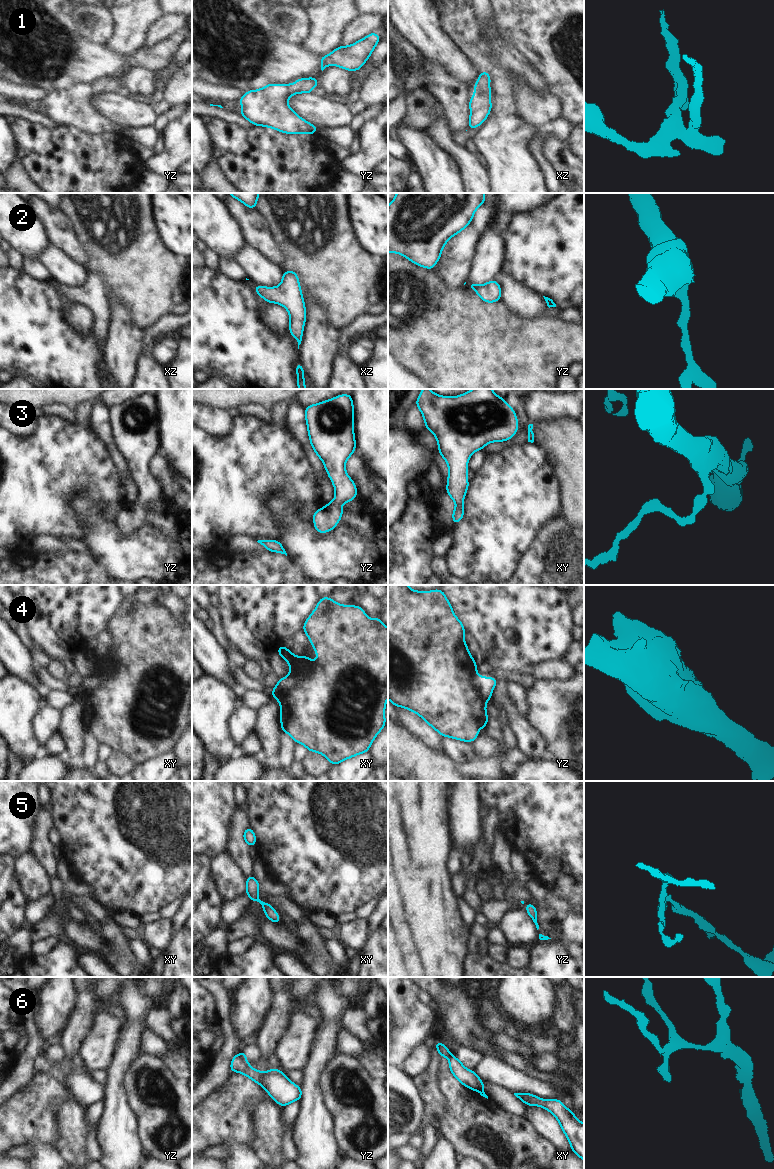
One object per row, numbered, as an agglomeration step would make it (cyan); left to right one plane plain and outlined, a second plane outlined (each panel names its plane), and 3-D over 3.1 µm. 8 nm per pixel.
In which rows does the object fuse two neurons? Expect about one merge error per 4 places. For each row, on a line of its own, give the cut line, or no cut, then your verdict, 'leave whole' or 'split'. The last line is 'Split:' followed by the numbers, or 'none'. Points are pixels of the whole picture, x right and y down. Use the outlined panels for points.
1: no cut | leave whole
2: no cut | leave whole
3: no cut | leave whole
4: xy (292, 677), (294, 684), (287, 691), (282, 691), (276, 698) | split
5: no cut | leave whole
6: xy (451, 1054), (448, 1057) | split
Split: 4, 6

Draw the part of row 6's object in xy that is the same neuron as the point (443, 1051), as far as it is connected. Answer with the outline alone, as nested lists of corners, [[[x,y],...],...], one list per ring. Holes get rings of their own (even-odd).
[[[436,1041],[435,1046],[436,1046],[437,1052],[441,1057],[449,1058],[449,1056],[451,1055],[451,1052],[443,1043],[441,1043],[440,1041]]]

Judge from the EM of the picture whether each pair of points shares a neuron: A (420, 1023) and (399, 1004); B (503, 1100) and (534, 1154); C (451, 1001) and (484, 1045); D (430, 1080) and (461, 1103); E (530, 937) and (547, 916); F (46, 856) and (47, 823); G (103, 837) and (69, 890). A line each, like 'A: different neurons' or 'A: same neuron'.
A: same neuron
B: different neurons
C: same neuron
D: different neurons
E: different neurons
F: same neuron
G: different neurons

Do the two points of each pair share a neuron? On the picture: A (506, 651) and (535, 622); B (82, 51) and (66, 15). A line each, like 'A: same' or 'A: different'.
A: same
B: same

